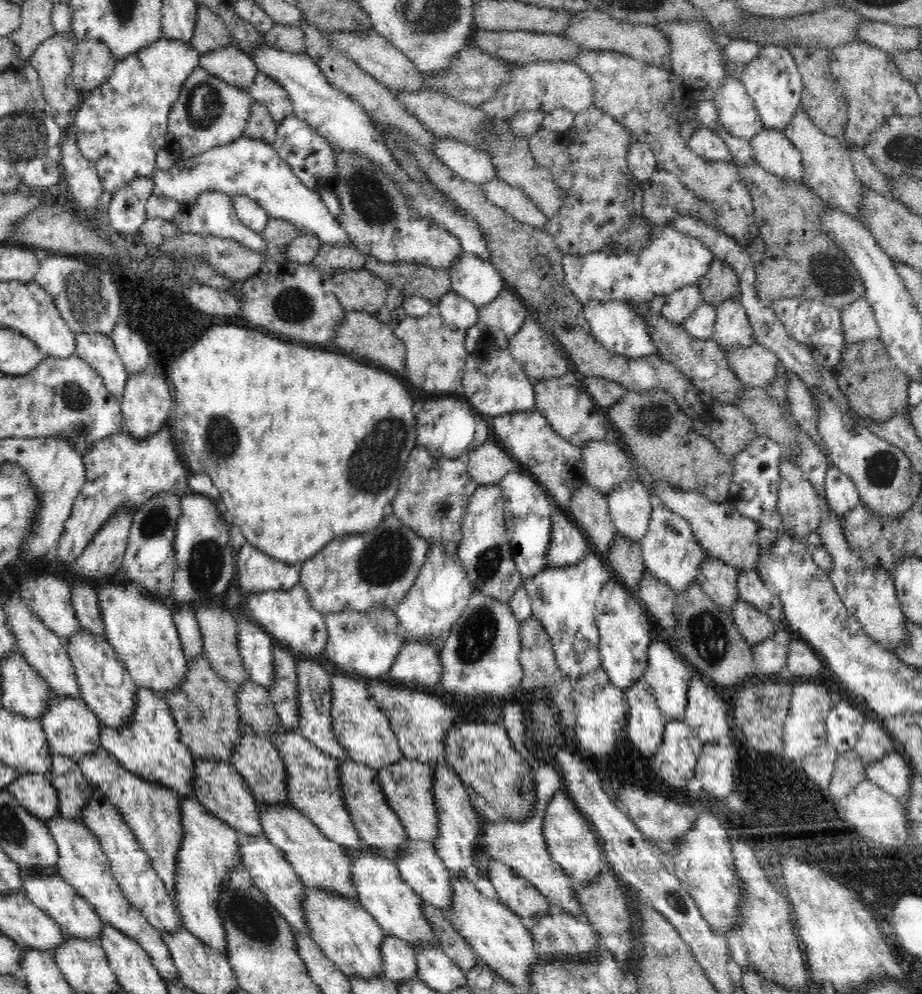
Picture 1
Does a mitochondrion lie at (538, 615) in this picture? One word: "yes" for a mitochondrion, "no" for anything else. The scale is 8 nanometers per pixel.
no

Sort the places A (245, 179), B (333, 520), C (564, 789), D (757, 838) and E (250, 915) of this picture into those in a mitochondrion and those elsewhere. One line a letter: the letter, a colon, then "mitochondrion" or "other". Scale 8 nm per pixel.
A: other
B: other
C: other
D: other
E: mitochondrion

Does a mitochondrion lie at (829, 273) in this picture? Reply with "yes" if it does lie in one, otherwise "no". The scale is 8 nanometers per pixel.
yes

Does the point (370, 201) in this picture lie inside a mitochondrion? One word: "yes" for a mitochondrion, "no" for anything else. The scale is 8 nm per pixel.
yes

